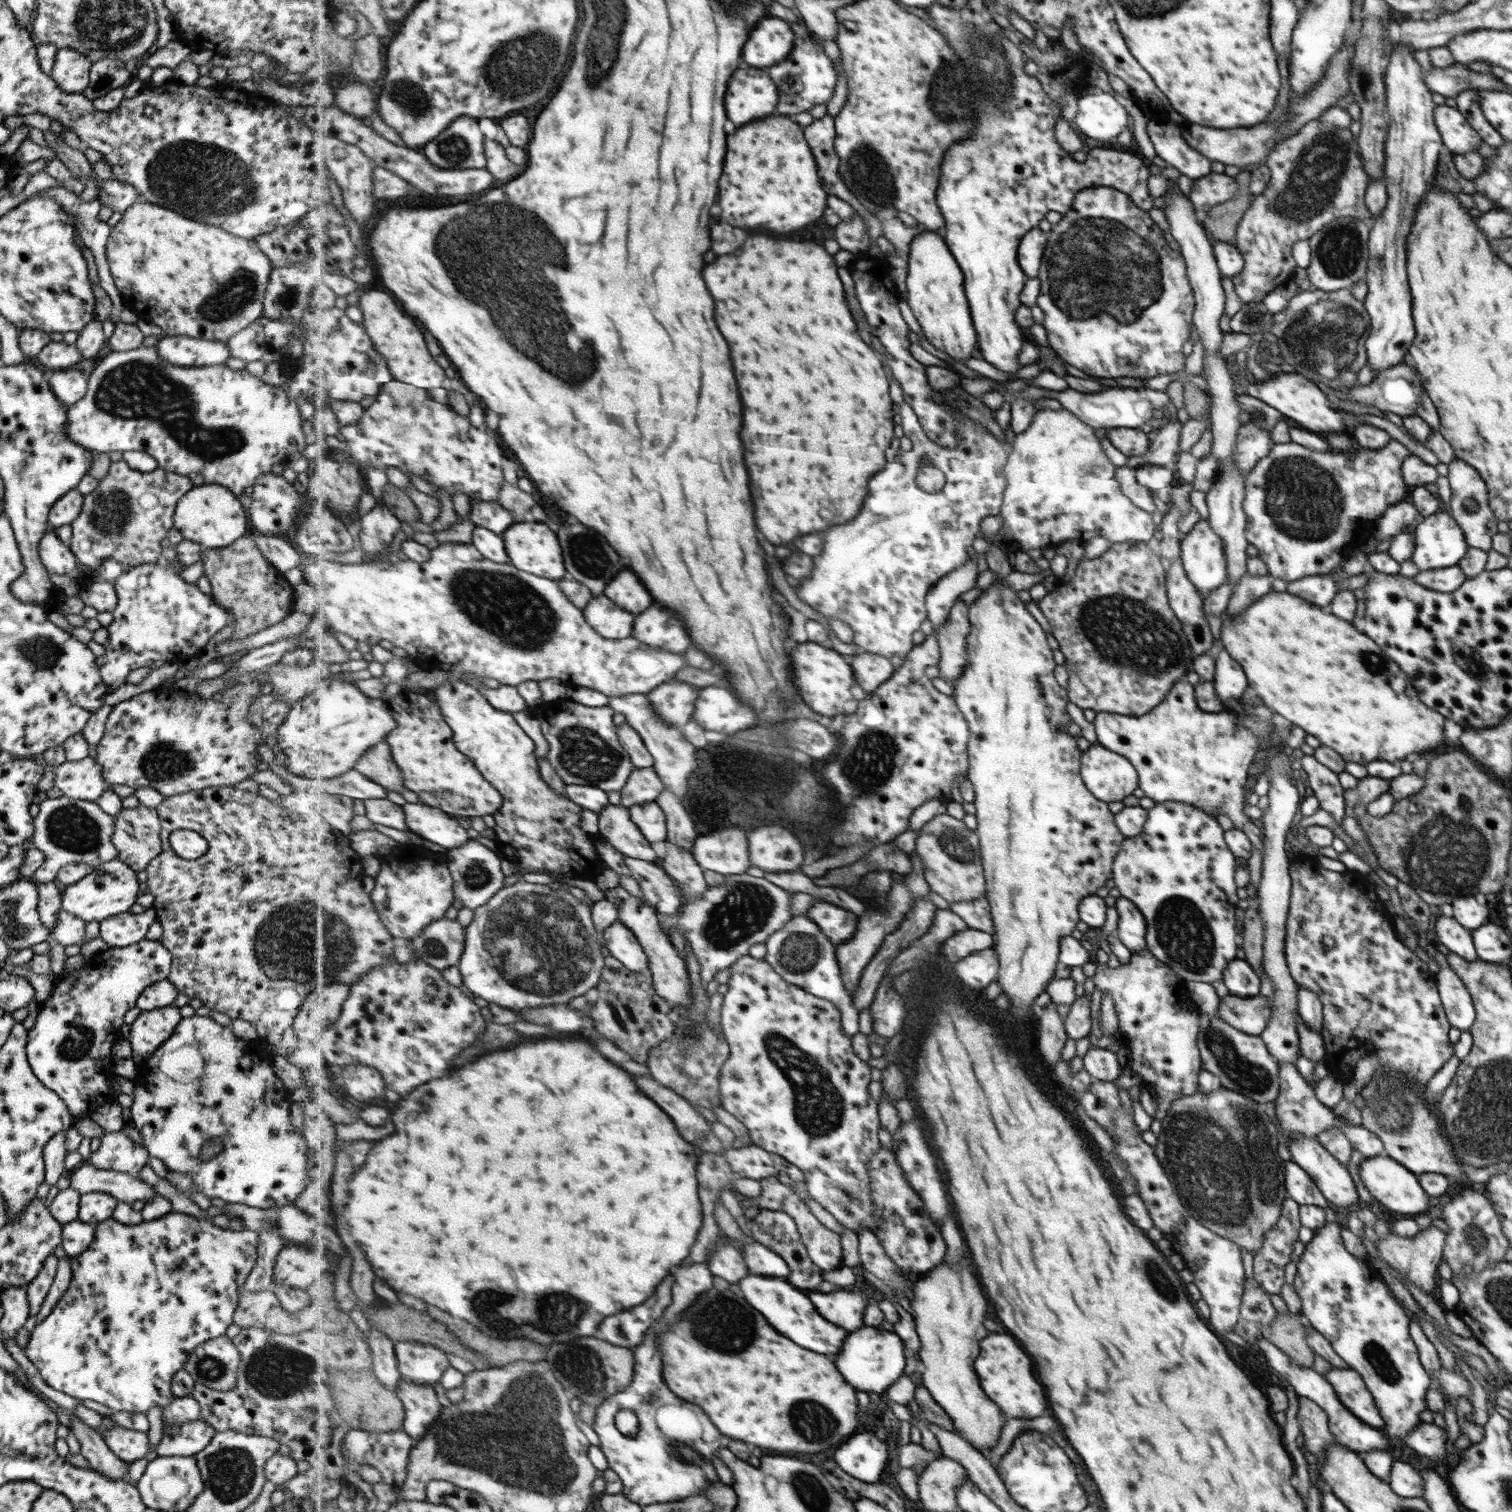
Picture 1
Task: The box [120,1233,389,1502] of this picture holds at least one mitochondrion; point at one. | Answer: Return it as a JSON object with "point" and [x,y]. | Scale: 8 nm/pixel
{"point":[275,1370]}

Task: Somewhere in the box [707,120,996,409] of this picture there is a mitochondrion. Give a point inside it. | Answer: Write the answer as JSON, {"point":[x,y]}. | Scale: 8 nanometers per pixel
{"point":[866,168]}

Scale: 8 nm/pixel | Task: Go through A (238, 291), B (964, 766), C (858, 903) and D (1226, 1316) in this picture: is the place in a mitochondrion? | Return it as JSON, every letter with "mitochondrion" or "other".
{"A":"mitochondrion","B":"other","C":"other","D":"other"}

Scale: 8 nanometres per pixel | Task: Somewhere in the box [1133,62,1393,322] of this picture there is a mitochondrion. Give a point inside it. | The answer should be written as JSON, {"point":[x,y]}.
{"point":[1315,180]}

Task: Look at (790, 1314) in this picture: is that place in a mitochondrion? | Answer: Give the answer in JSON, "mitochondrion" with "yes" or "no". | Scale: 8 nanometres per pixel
{"mitochondrion":"no"}

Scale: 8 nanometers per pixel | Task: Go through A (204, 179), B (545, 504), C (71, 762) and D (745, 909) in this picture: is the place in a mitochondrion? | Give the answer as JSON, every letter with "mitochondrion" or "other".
{"A":"mitochondrion","B":"other","C":"other","D":"mitochondrion"}

